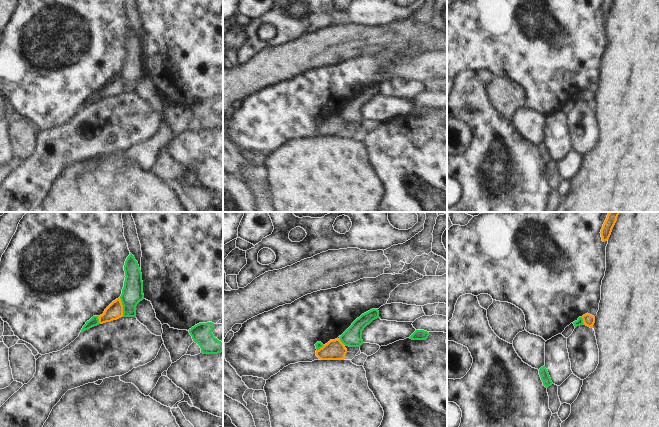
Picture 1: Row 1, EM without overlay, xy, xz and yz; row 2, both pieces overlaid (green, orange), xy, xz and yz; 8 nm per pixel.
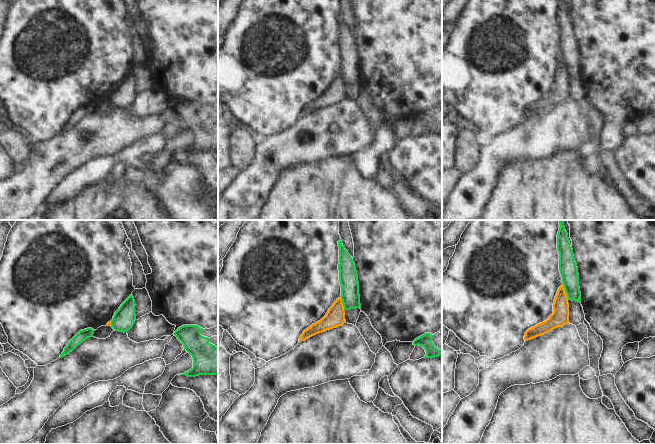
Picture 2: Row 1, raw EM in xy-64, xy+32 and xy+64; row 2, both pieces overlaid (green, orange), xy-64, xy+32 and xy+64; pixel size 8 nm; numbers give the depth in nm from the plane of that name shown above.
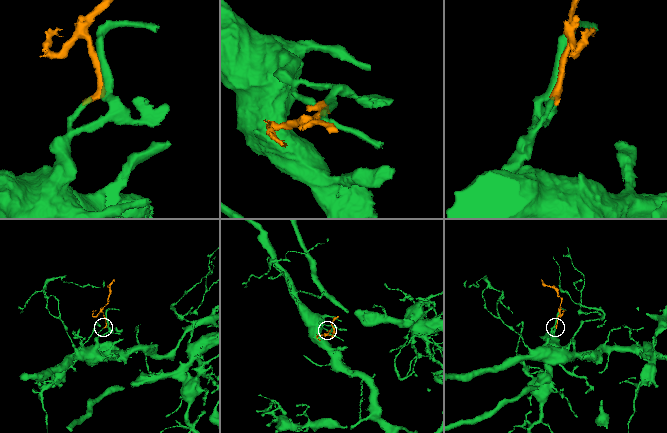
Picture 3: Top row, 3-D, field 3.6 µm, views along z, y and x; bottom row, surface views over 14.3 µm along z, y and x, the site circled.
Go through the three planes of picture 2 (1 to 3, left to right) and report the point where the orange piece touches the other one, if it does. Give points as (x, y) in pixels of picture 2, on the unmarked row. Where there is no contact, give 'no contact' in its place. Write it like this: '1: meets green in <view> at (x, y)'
1: meets green in xy-64 at (111, 100)
2: meets green in xy+32 at (343, 80)
3: meets green in xy+64 at (565, 67)

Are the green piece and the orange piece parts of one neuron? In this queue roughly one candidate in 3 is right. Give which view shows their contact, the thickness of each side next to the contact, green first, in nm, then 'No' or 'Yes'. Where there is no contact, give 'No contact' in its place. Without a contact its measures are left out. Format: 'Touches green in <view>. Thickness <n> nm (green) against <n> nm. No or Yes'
Touches green in xy. Thickness 180 nm (green) against 140 nm. No

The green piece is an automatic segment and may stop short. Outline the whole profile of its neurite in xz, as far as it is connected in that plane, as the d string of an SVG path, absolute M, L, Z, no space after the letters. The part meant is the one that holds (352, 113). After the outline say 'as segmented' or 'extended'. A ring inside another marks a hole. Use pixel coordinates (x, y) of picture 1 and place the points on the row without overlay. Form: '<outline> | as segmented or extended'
M372 85L359 94L340 112L340 117L349 123L360 123L363 120L362 107L373 96L379 94L378 85Z | as segmented

